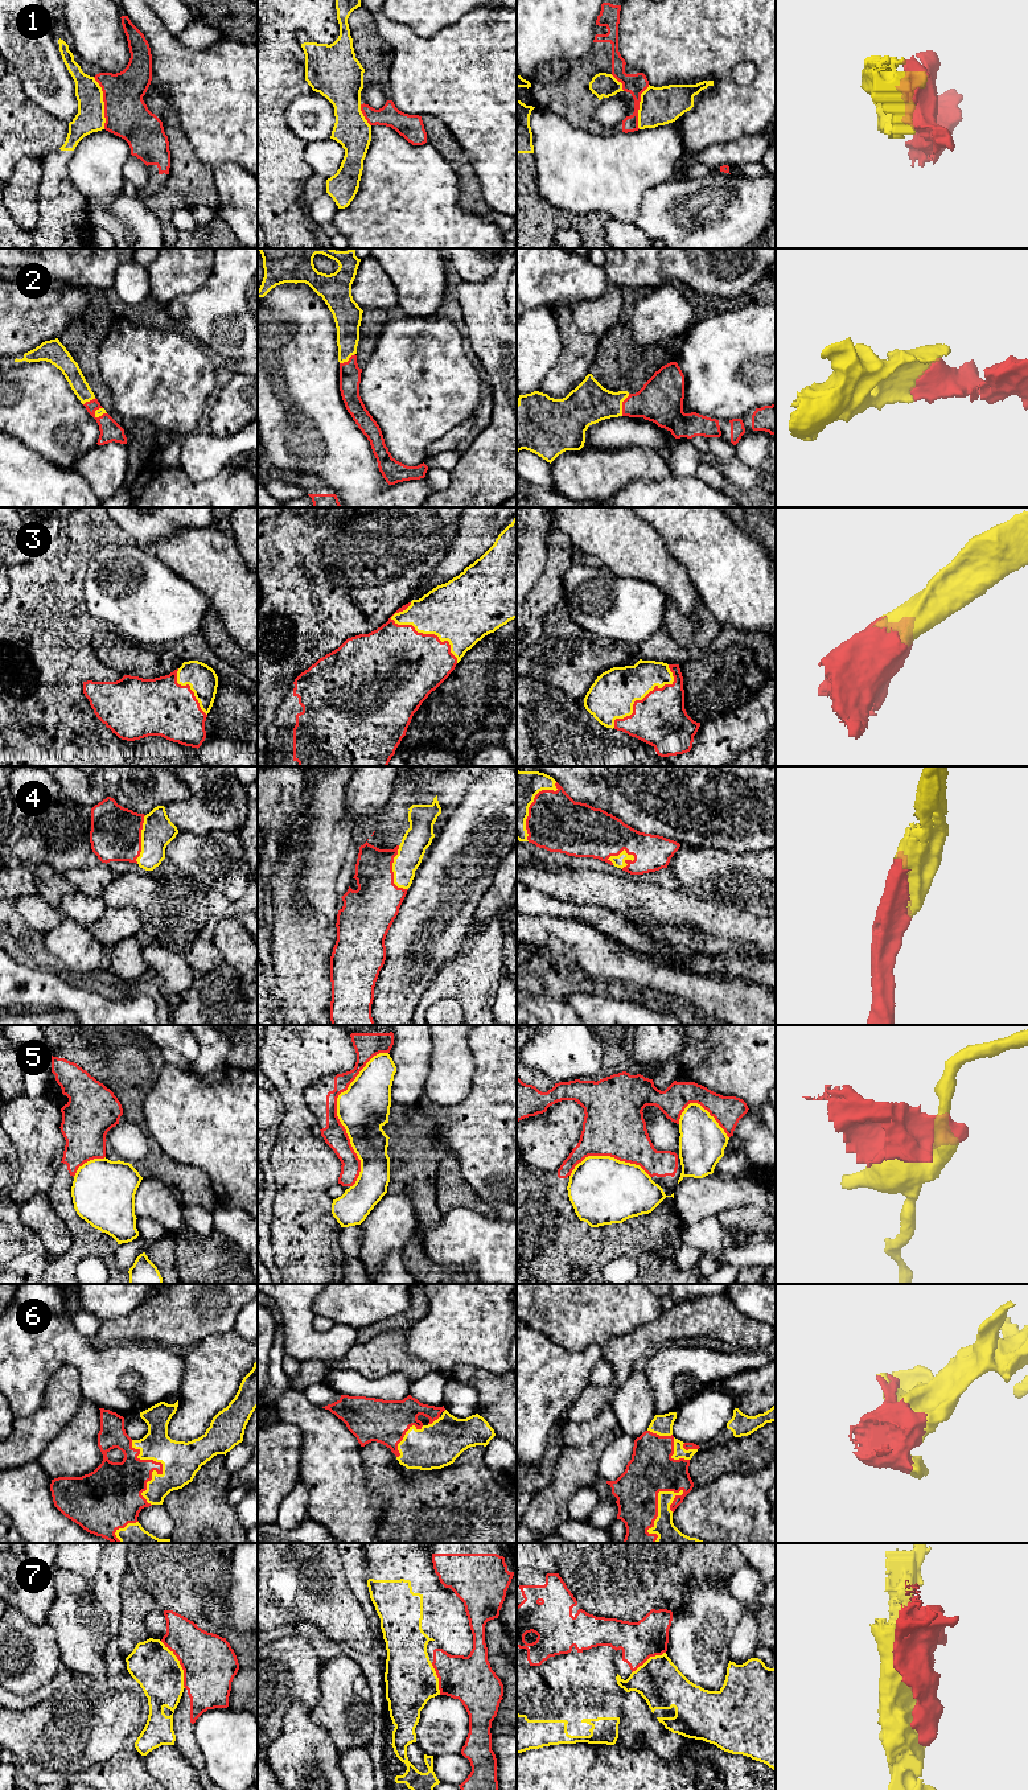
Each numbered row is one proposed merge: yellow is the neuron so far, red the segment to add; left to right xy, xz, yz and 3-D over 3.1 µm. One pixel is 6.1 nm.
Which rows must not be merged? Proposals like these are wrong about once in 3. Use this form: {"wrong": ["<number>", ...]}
{"wrong": ["1", "5", "7"]}

